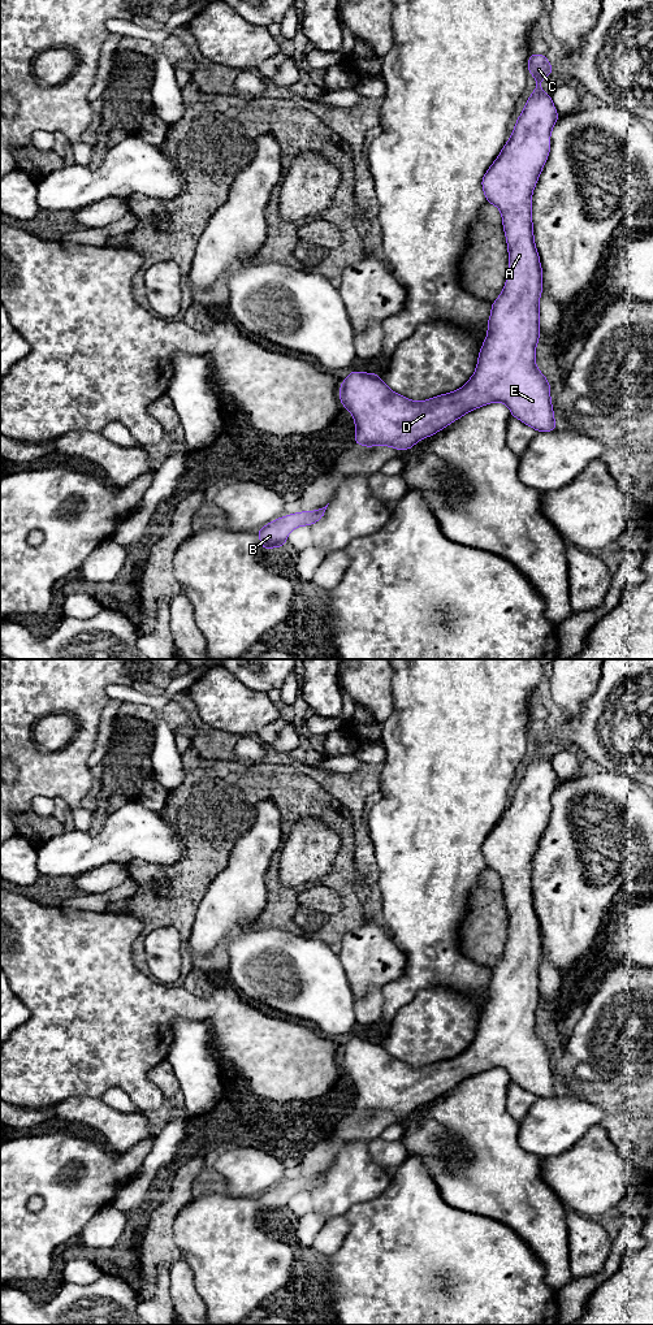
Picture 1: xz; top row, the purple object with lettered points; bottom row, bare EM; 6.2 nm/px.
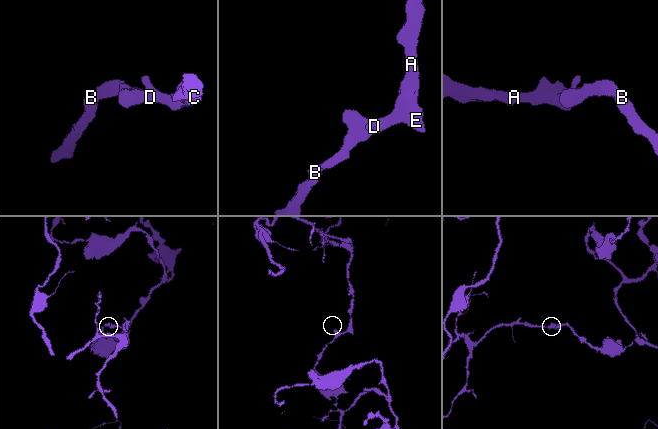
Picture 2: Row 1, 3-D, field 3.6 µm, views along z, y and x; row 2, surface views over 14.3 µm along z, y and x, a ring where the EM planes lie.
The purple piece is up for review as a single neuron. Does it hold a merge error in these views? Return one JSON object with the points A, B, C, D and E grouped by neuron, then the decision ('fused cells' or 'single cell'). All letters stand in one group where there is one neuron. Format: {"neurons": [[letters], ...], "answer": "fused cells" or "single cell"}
{"neurons": [["A", "B", "C", "D", "E"]], "answer": "single cell"}

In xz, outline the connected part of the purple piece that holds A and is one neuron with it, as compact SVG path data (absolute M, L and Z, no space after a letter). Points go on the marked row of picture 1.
M531 53L528 70L536 78L536 90L528 98L511 138L481 181L488 203L497 205L502 213L509 247L509 274L501 295L492 303L488 335L480 348L476 371L463 387L423 402L412 402L392 391L376 373L350 372L340 386L340 399L355 419L355 445L385 445L408 450L419 439L433 436L464 413L494 402L505 403L511 416L537 432L558 429L550 402L550 384L535 363L540 338L542 270L531 218L532 191L549 156L550 131L558 121L558 113L550 95L541 90L541 79L552 75L553 65L545 55Z

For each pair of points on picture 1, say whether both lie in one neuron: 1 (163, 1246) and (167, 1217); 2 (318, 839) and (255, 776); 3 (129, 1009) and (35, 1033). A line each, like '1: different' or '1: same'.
1: same
2: different
3: same

